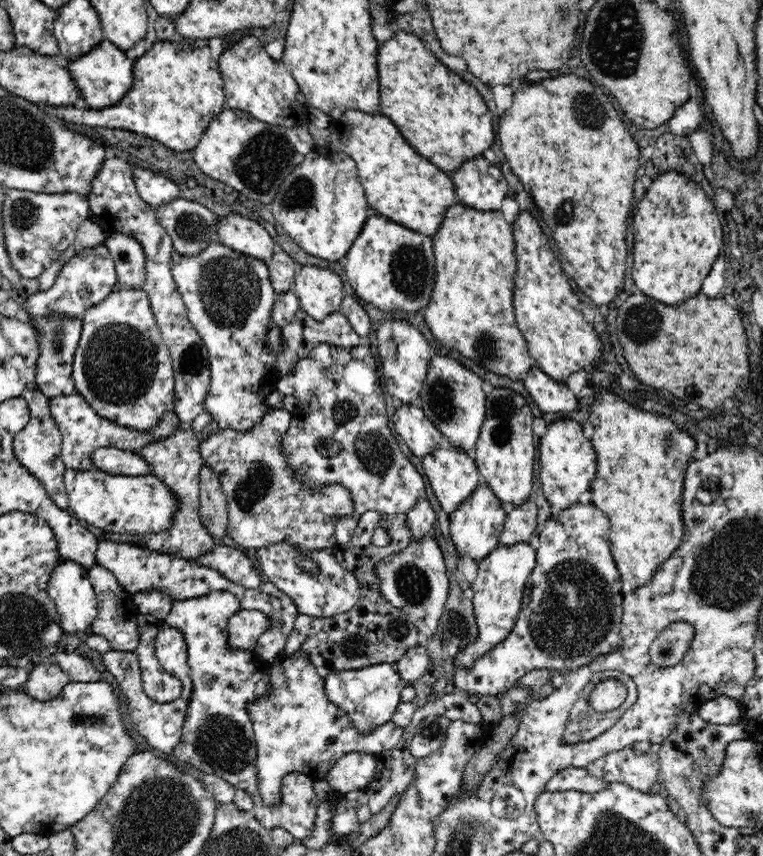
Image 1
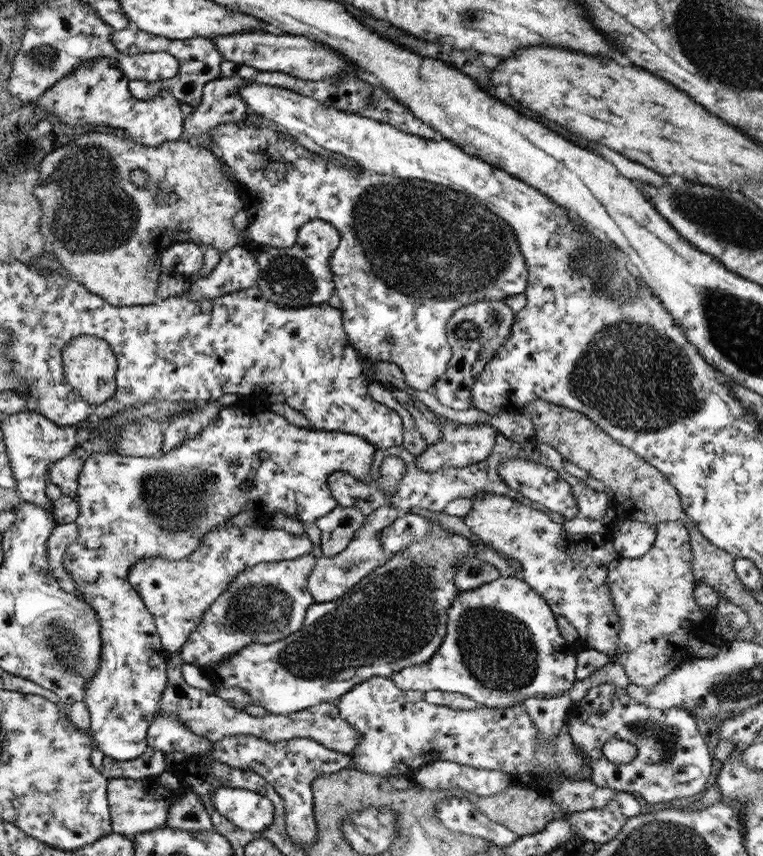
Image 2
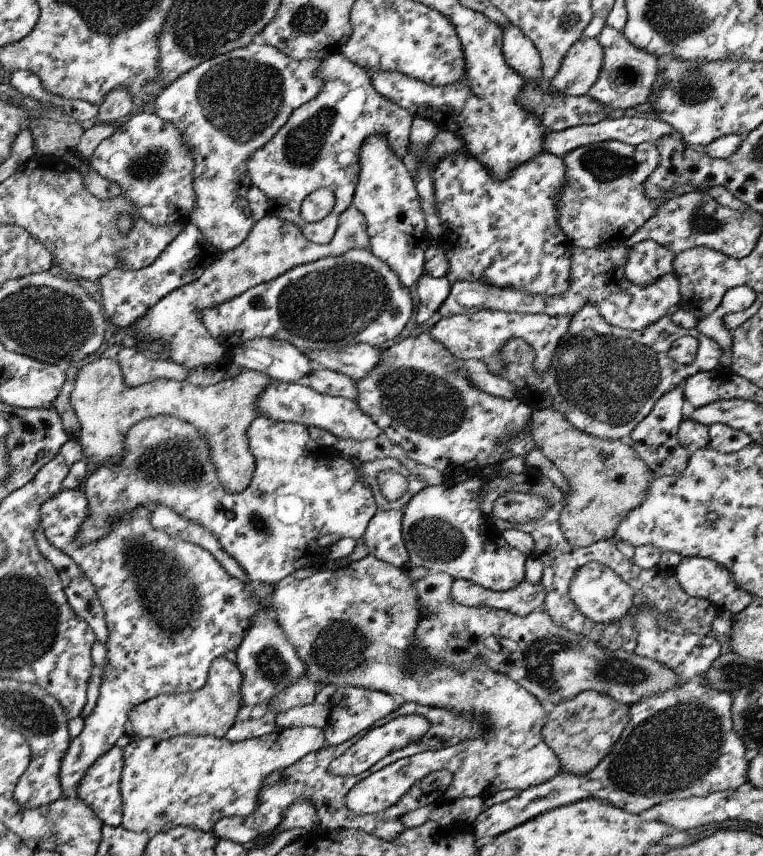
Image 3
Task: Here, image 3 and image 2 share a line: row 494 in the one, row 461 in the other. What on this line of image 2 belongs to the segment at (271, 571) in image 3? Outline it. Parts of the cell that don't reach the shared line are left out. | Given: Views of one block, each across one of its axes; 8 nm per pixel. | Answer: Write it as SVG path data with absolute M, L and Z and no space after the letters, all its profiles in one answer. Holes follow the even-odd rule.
M235 405L220 406L218 417L207 429L203 430L199 435L195 435L185 440L177 448L172 448L169 452L156 454L149 457L121 456L115 451L110 452L94 452L89 459L86 459L82 466L82 472L78 475L78 488L75 495L77 501L77 516L75 523L78 528L77 538L68 546L63 557L63 566L68 573L74 578L76 590L90 605L98 615L101 622L101 659L98 664L98 670L86 682L82 701L85 703L89 715L89 726L87 730L93 737L97 748L115 760L131 760L142 754L145 748L145 730L149 730L149 720L156 714L155 710L159 708L159 698L162 698L162 692L165 691L167 684L166 664L171 654L165 652L165 648L159 639L159 634L154 617L150 615L148 609L143 604L142 597L137 590L129 583L129 571L137 562L143 559L165 557L169 560L185 559L191 552L197 551L198 544L202 542L211 529L224 527L229 522L230 516L243 512L246 508L256 510L263 508L266 512L280 511L288 517L294 517L299 522L316 522L323 515L326 515L333 507L336 506L335 498L331 497L331 492L327 489L326 478L332 472L346 472L357 480L365 480L370 475L371 463L374 462L374 452L376 448L370 441L365 440L362 436L347 434L338 431L325 431L317 428L298 428L293 424L287 423L283 416L271 410L262 410L259 408L237 407Z

